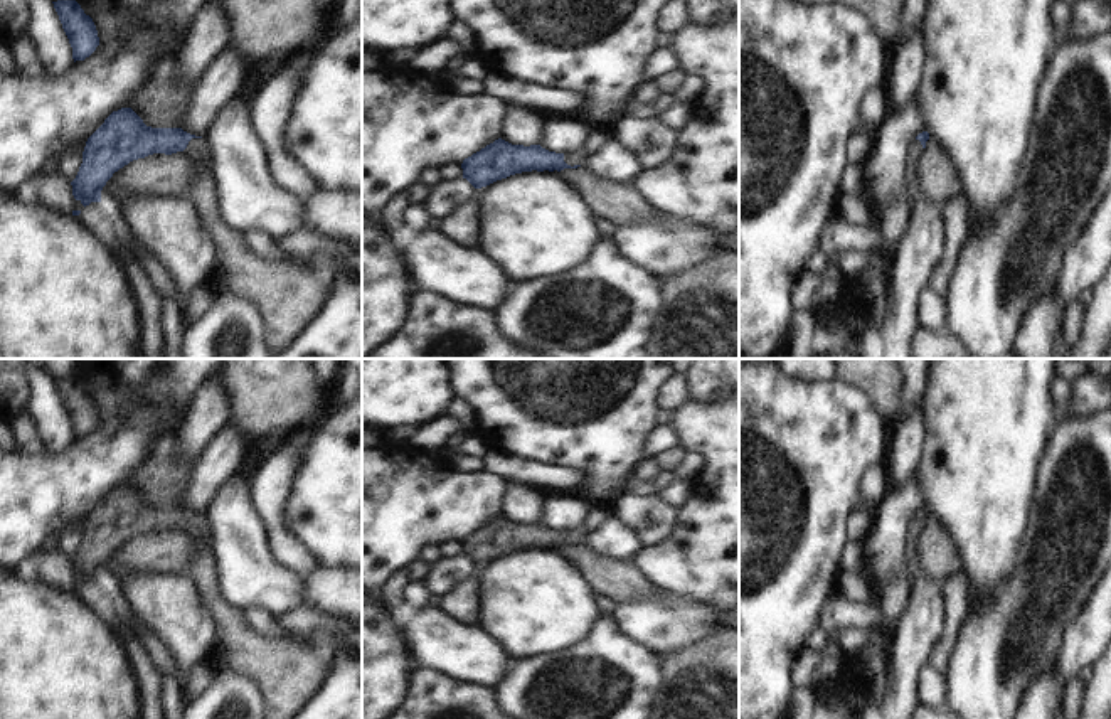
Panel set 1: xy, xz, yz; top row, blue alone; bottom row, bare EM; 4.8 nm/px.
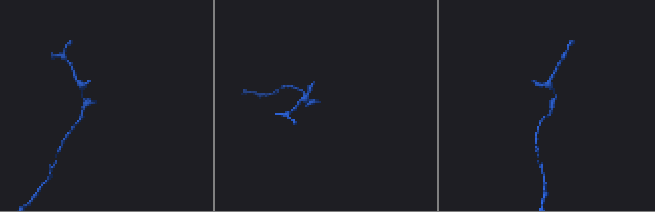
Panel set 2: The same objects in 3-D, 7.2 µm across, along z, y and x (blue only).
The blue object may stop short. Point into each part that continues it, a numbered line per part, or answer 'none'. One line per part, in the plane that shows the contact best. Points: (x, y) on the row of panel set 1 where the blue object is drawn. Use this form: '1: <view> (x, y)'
1: xz (578, 157).

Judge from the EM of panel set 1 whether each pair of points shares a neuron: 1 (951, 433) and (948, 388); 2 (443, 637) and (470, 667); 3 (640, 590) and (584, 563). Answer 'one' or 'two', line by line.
1: one
2: one
3: one

